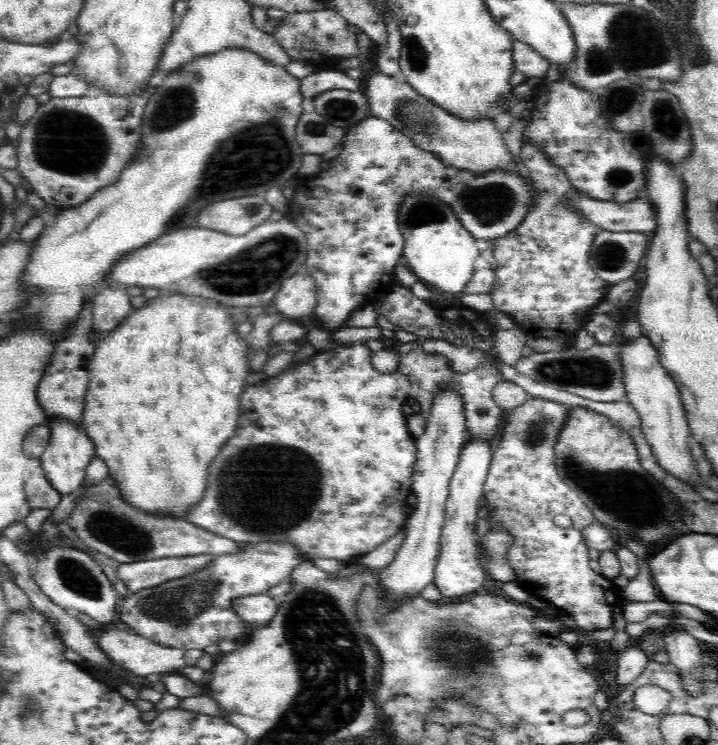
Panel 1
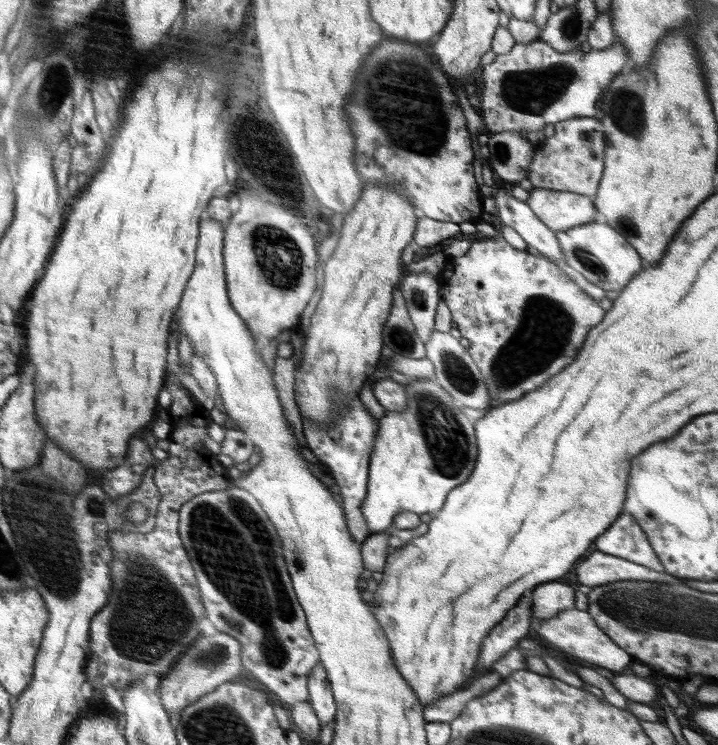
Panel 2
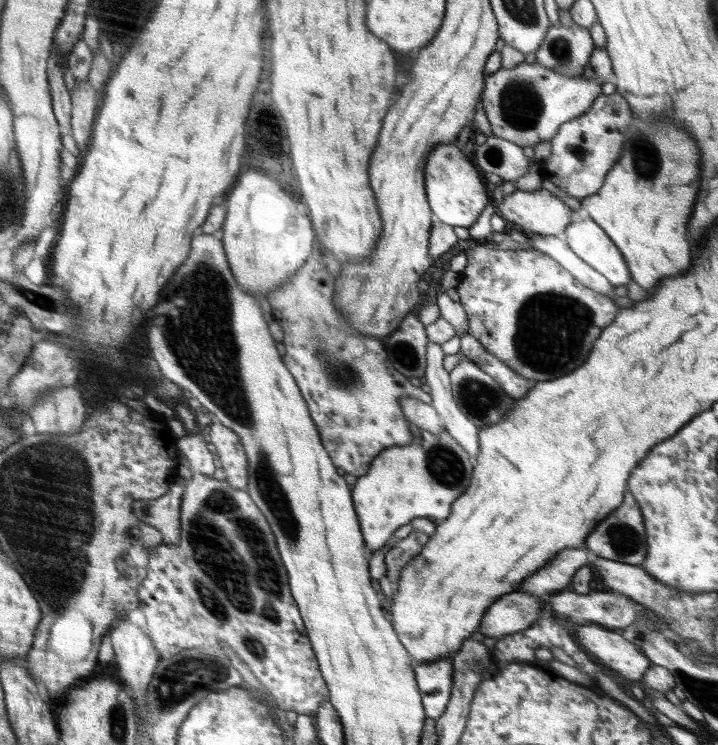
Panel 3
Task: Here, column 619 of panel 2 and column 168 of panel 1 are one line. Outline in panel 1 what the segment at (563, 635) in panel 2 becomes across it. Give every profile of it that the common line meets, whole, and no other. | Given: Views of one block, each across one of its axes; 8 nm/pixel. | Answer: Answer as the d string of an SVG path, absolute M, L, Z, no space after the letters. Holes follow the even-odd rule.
M118 628L106 632L104 636L96 640L96 643L116 668L124 668L124 670L138 674L138 676L146 676L152 672L168 672L168 670L176 670L177 672L186 666L196 666L196 662L204 654L202 649L166 648L166 646L162 646L132 630L118 630Z

